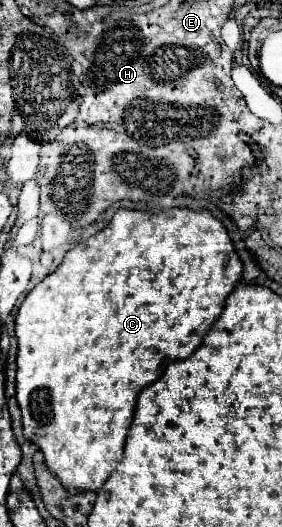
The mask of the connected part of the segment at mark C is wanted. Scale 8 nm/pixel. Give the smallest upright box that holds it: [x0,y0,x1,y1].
[16,208,242,494]

